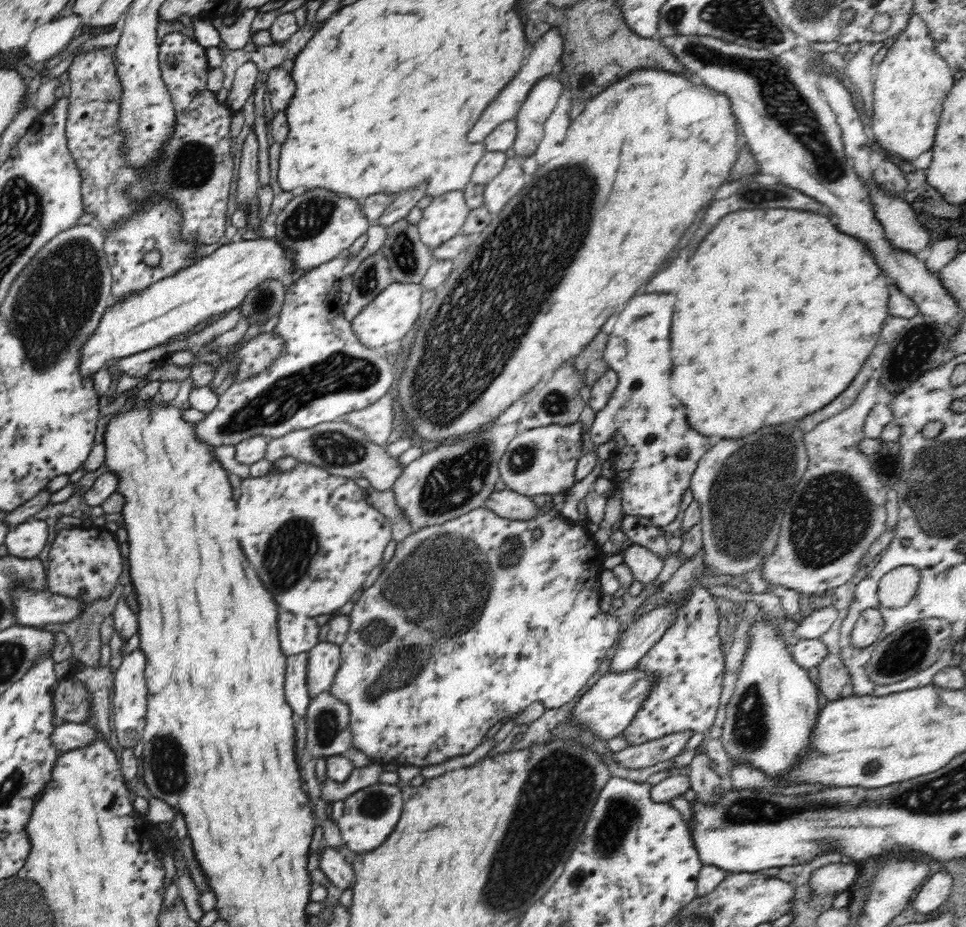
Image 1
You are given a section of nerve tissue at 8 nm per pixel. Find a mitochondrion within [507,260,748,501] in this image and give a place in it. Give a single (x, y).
(554, 402)

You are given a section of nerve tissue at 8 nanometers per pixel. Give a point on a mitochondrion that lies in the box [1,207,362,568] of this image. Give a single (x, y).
(55, 302)

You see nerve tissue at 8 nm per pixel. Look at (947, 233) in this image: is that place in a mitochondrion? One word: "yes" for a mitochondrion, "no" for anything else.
no

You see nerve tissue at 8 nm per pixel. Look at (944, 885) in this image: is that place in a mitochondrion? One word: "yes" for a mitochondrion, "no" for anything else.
no

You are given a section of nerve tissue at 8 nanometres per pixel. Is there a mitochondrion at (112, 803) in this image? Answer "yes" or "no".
no

